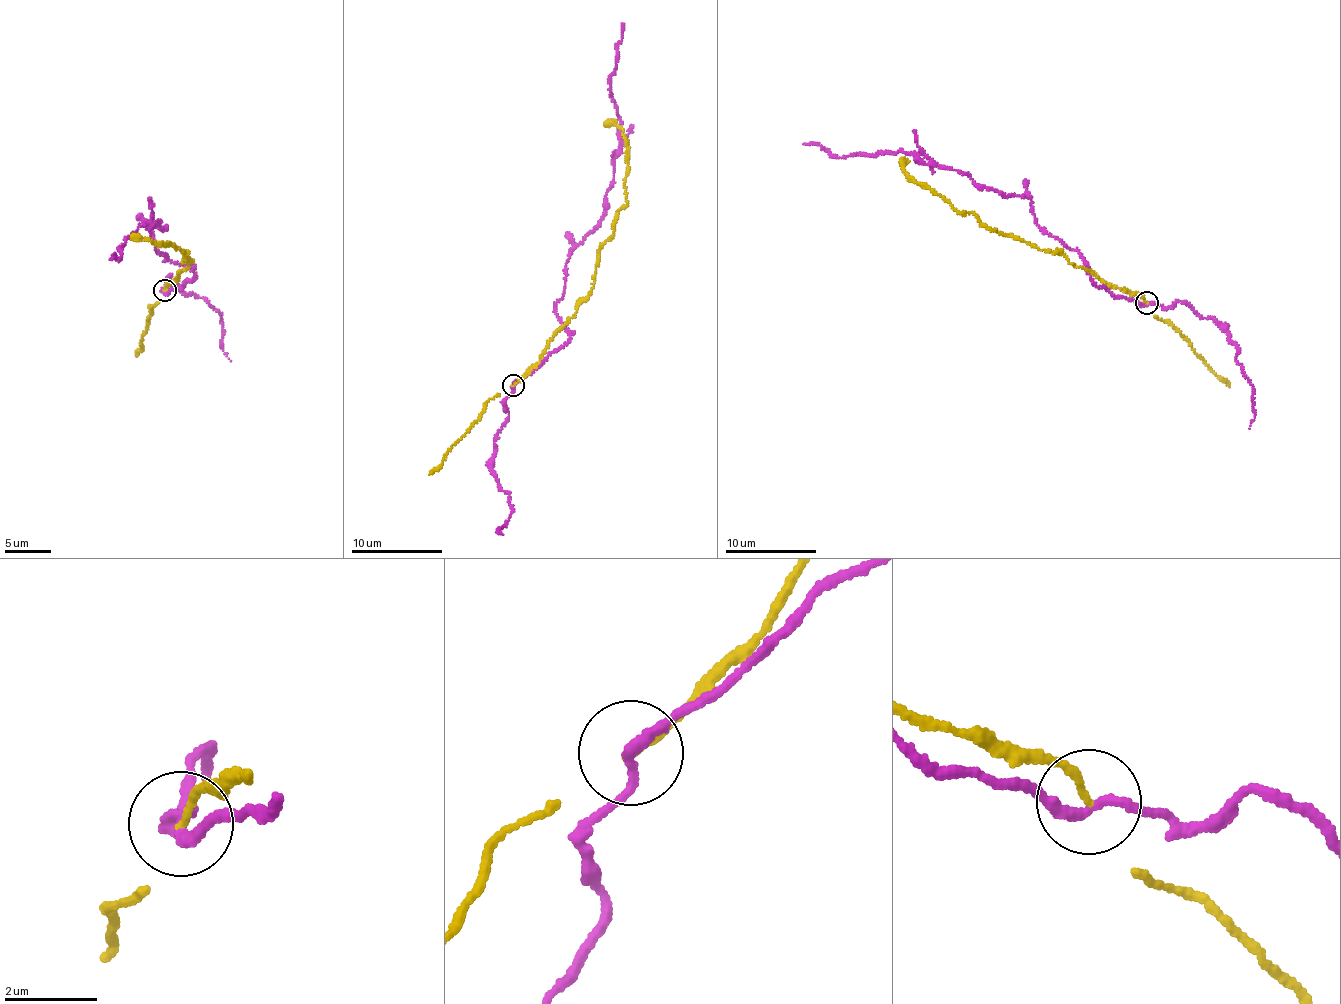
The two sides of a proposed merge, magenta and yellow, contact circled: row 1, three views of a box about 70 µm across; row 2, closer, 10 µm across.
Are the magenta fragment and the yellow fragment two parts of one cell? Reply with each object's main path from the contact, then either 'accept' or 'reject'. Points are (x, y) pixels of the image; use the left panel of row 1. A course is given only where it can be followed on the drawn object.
magenta runs (165, 290), (194, 276), (155, 248), (151, 229), (160, 221), (143, 224), (111, 259); yellow runs (165, 290), (192, 261), (182, 264), (189, 258), (183, 250), (188, 252), (171, 244), (161, 247), (130, 235); reject

